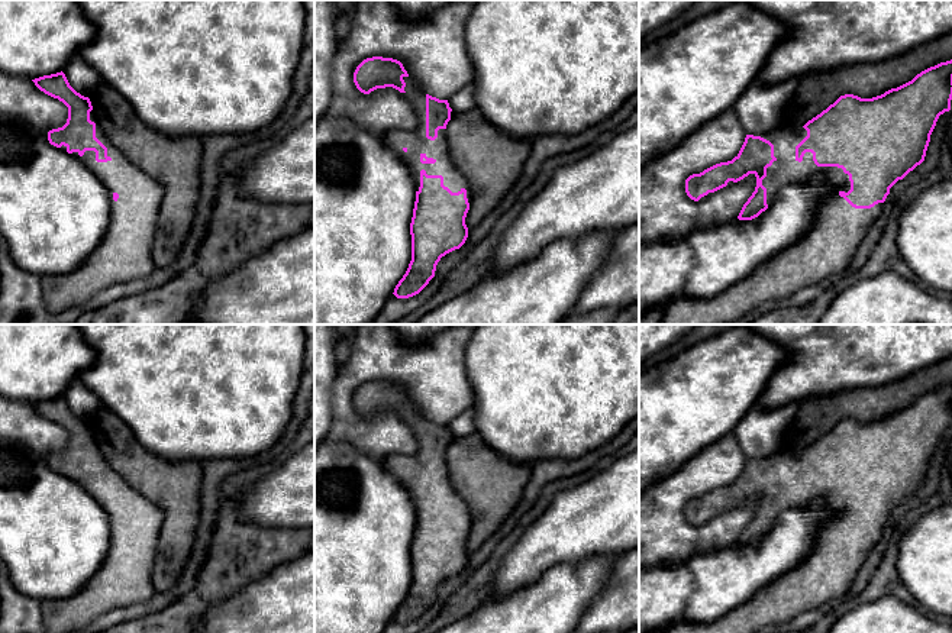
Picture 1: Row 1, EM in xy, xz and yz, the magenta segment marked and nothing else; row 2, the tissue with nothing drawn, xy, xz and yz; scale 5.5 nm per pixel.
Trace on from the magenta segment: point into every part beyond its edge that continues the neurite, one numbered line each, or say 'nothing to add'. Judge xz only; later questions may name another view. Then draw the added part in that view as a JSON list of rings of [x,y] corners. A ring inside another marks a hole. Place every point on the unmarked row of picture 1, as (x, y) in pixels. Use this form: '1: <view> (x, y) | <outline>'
1: xz (415, 464) | [[[413,404],[406,408],[404,416],[419,448],[414,453],[388,453],[383,458],[384,466],[410,492],[416,516],[420,511],[420,495],[425,494],[427,500],[442,500],[443,510],[452,517],[465,513],[471,527],[471,510],[449,479],[445,453],[438,455],[435,465],[426,462],[426,417]]]

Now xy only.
1: xy (125, 577) | [[[94,435],[90,445],[96,448],[96,462],[107,472],[107,487],[97,487],[94,475],[85,475],[83,481],[72,477],[109,516],[109,552],[97,572],[71,597],[42,601],[42,617],[46,633],[70,633],[87,627],[97,617],[126,607],[148,601],[154,597],[152,569],[156,561],[156,548],[164,523],[162,510],[145,495],[132,488],[123,477],[113,469],[99,448]]]

